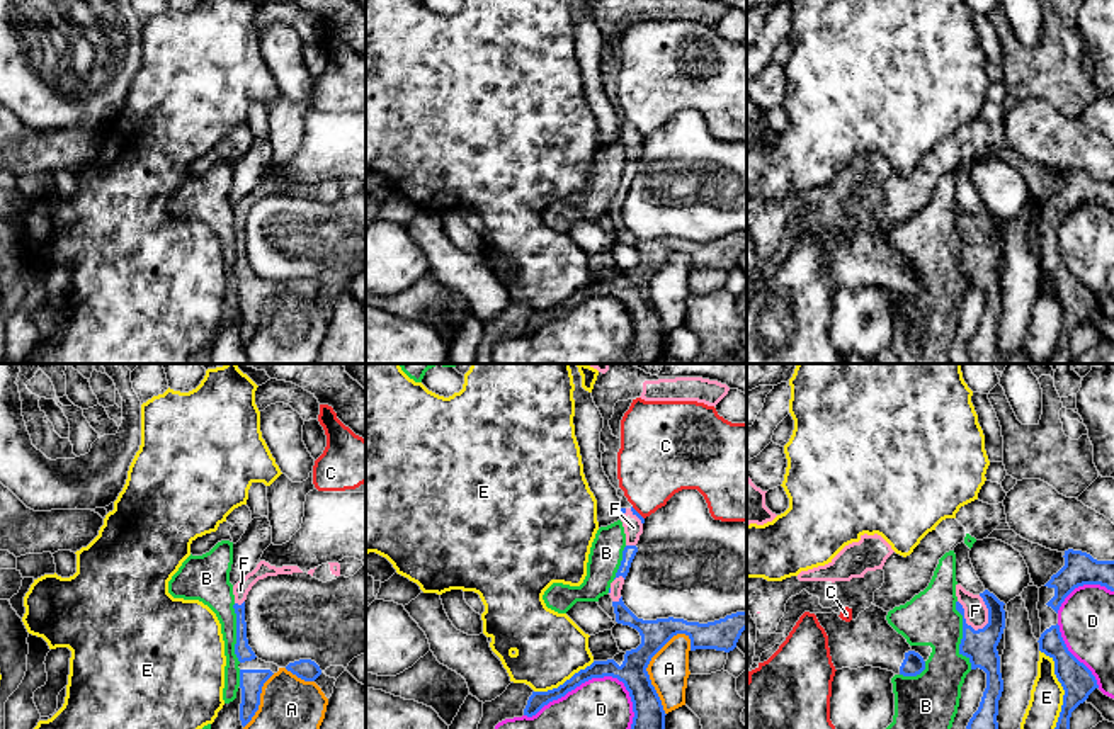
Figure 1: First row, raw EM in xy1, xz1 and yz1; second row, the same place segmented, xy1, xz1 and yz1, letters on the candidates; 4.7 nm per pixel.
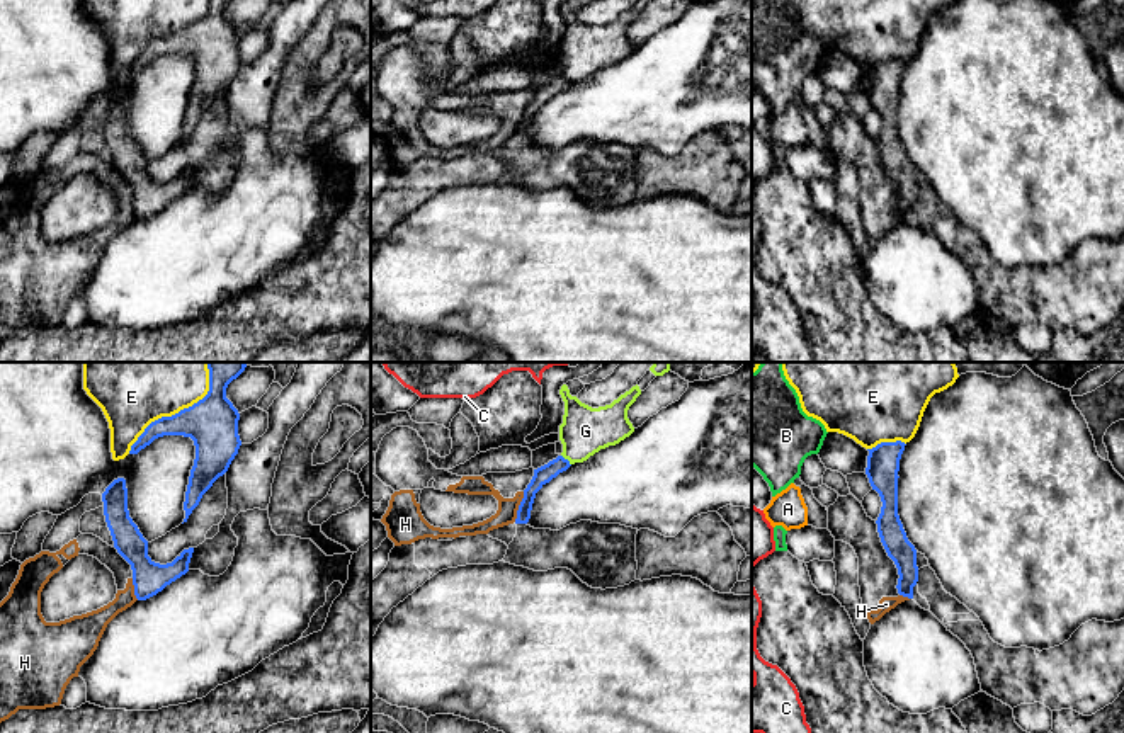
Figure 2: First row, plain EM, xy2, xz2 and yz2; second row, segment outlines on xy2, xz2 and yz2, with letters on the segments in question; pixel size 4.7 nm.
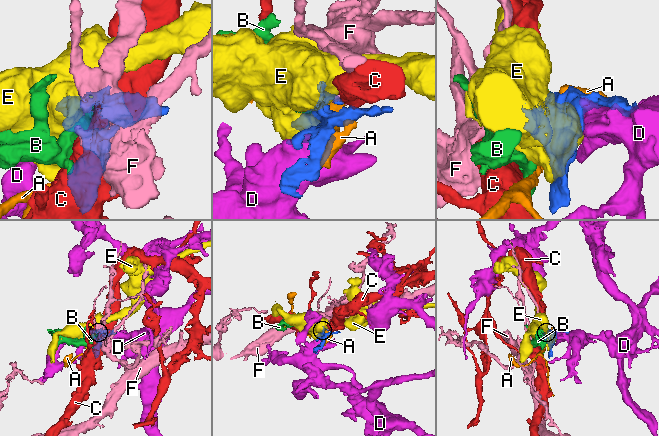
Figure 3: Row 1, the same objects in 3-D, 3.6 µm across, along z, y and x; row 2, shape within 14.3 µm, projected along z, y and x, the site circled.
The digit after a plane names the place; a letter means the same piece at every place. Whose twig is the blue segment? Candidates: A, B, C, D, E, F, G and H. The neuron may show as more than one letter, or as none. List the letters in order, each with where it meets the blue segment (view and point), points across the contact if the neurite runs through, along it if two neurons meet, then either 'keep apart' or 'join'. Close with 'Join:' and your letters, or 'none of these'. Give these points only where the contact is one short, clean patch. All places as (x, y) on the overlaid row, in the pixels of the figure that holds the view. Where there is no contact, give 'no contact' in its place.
A: xz1 (645, 670) | keep apart
B: yz1 (963, 634) | keep apart
C: xz1 (638, 514) | along xz1 (631, 507), (643, 519) | keep apart
D: xz1 (587, 680) | keep apart
E: xy2 (181, 410) | keep apart
F: yz1 (965, 622) | join
G: xz2 (567, 460) | along xz2 (562, 454), (570, 465) | keep apart
H: xz2 (519, 507) | along xz2 (524, 492), (514, 521) | keep apart
Join: F

